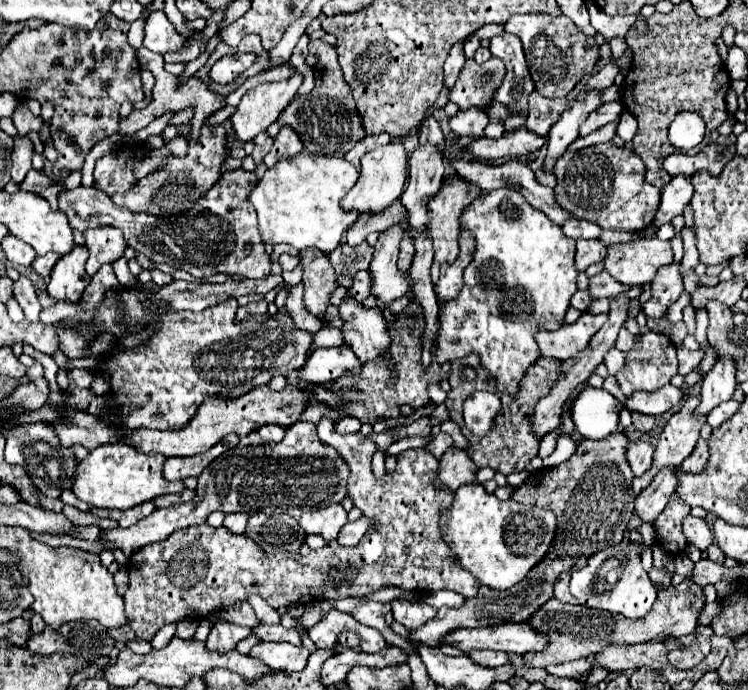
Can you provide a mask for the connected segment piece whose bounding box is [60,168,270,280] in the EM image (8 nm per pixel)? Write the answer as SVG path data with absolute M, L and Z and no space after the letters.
M232 170L224 172L220 180L196 202L192 212L180 214L180 216L150 216L150 214L138 214L130 212L128 208L118 208L110 196L100 192L98 188L76 188L76 190L66 190L60 194L60 210L68 216L70 226L78 232L84 232L88 228L98 228L98 226L114 226L122 230L126 242L142 252L146 258L150 258L156 264L168 264L172 268L180 268L190 272L194 278L208 278L212 274L240 274L244 278L266 278L270 274L270 256L264 250L260 232L258 232L258 220L256 220L256 210L250 204L250 192L256 186L256 174L254 172L244 172Z

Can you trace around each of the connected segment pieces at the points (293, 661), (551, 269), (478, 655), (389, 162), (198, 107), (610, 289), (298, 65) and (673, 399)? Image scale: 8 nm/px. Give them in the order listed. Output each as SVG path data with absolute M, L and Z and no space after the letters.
M258 642L250 656L262 660L264 664L270 664L272 670L286 670L286 672L300 672L306 668L310 650L304 646L292 646L292 644L278 644L278 642Z
M500 188L478 196L462 214L462 228L468 228L476 238L476 252L470 266L464 270L462 292L440 308L440 334L436 344L436 362L442 366L446 362L460 360L468 354L480 358L482 368L486 368L496 380L498 394L516 396L520 390L520 380L526 370L540 358L538 344L534 340L540 328L554 330L564 324L564 314L570 308L570 298L578 290L574 268L576 240L562 234L560 226L554 224L544 212L530 206L524 196L512 188Z
M472 650L470 658L476 664L482 664L486 668L498 668L498 666L502 666L502 664L508 662L508 654L494 652L494 650Z
M388 144L382 148L374 148L362 158L362 170L360 170L360 180L356 186L344 196L342 206L346 210L358 210L360 214L364 212L382 212L388 208L394 200L400 198L404 184L406 184L406 174L408 174L408 156L402 144Z
M144 46L138 50L138 62L140 62L140 66L144 66L146 70L150 70L150 72L154 74L154 78L156 78L156 84L154 84L154 90L152 90L152 92L154 92L154 100L152 100L144 110L136 110L136 112L132 112L126 120L122 120L122 122L120 122L120 134L122 134L122 136L130 136L130 134L138 132L140 128L146 128L152 120L164 116L166 112L174 112L174 114L176 114L176 112L180 112L180 110L184 110L184 108L192 108L192 110L194 110L193 124L197 133L191 133L191 136L194 141L198 140L204 118L210 116L210 114L214 114L216 110L224 108L224 106L226 106L226 98L224 98L222 94L210 92L210 90L208 90L208 84L202 82L198 76L190 76L186 82L182 82L180 76L168 74L168 72L164 70L164 60L160 60L158 54L150 52L150 50L144 48Z
M602 270L598 276L590 278L588 290L592 298L614 298L620 292L628 292L630 288L626 288L626 284L618 284L618 280L610 280L610 274Z
M304 34L296 44L288 62L291 67L296 68L296 70L302 74L302 76L304 76L304 82L302 82L302 86L298 88L296 96L302 96L302 94L310 94L310 92L312 92L312 88L314 88L314 70L305 62L306 57L309 54L309 42L309 36Z
M668 384L666 388L660 388L658 392L636 392L634 396L626 400L626 408L638 410L642 414L658 416L674 408L680 400L682 400L680 388L674 388L672 384Z

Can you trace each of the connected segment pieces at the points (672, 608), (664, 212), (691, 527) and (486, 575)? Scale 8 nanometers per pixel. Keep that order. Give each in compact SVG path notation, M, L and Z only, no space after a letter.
M686 578L678 586L672 586L668 590L658 592L658 600L654 602L652 610L638 618L638 620L628 620L622 614L612 614L612 612L602 612L602 610L592 610L586 606L572 606L558 602L556 598L548 600L532 618L530 624L542 634L550 638L546 650L542 652L528 652L524 654L524 664L526 666L536 666L536 668L546 668L548 664L562 664L570 660L578 660L584 656L590 656L590 638L580 638L580 632L596 632L596 652L602 648L616 644L616 646L630 646L630 644L640 644L640 642L650 642L656 638L678 638L692 634L694 628L698 626L698 616L706 606L706 596L704 590L694 584L692 578Z
M676 176L662 188L662 202L654 218L654 226L660 228L662 224L670 222L674 216L682 214L682 210L690 204L692 198L692 182L688 176Z
M686 516L686 520L684 520L684 536L686 536L688 544L696 546L702 552L706 552L708 546L714 542L714 536L712 536L710 528L706 526L706 522L700 520L700 518L694 518L694 516Z
M466 484L454 492L452 506L442 514L442 536L456 550L462 566L472 572L480 584L492 590L508 590L518 584L538 560L546 556L556 532L556 516L546 508L532 508L518 504L514 500L498 500L494 494L488 494L480 484Z

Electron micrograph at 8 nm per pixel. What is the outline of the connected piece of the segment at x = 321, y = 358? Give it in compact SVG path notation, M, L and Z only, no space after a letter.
M340 346L340 348L314 350L312 356L308 358L308 364L298 374L306 382L322 384L328 380L336 380L346 372L360 372L360 368L362 364L354 356L354 352L348 346Z

